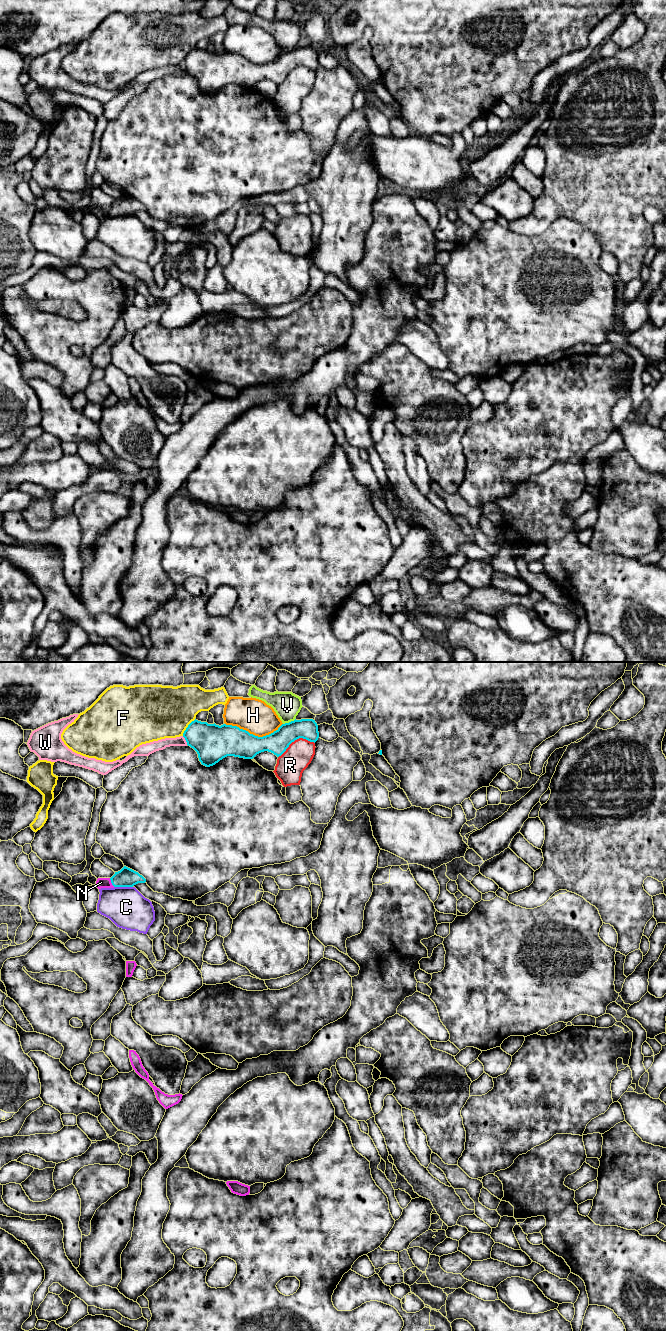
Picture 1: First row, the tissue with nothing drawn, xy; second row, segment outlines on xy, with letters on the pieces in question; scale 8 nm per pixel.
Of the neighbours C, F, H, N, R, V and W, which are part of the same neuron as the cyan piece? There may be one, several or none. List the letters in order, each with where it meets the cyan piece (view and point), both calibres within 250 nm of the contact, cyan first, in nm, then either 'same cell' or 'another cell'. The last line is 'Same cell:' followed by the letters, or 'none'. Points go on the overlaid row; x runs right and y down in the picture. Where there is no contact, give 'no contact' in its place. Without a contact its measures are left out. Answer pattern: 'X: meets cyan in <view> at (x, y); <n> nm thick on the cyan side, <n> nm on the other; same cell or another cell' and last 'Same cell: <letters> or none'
C: meets cyan in xy at (123, 886); 160 nm thick on the cyan side, 320 nm on the other; another cell
F: meets cyan in xy at (187, 727); 300 nm thick on the cyan side, 420 nm on the other; another cell
H: meets cyan in xy at (254, 735); 260 nm thick on the cyan side, 280 nm on the other; another cell
N: meets cyan in xy at (111, 882); 160 nm thick on the cyan side, 80 nm on the other; same cell
R: meets cyan in xy at (295, 739); 180 nm thick on the cyan side, 220 nm on the other; another cell
V: meets cyan in xy at (289, 722); 180 nm thick on the cyan side, 220 nm on the other; another cell
W: meets cyan in xy at (185, 739); 300 nm thick on the cyan side, 80 nm on the other; another cell
Same cell: N

